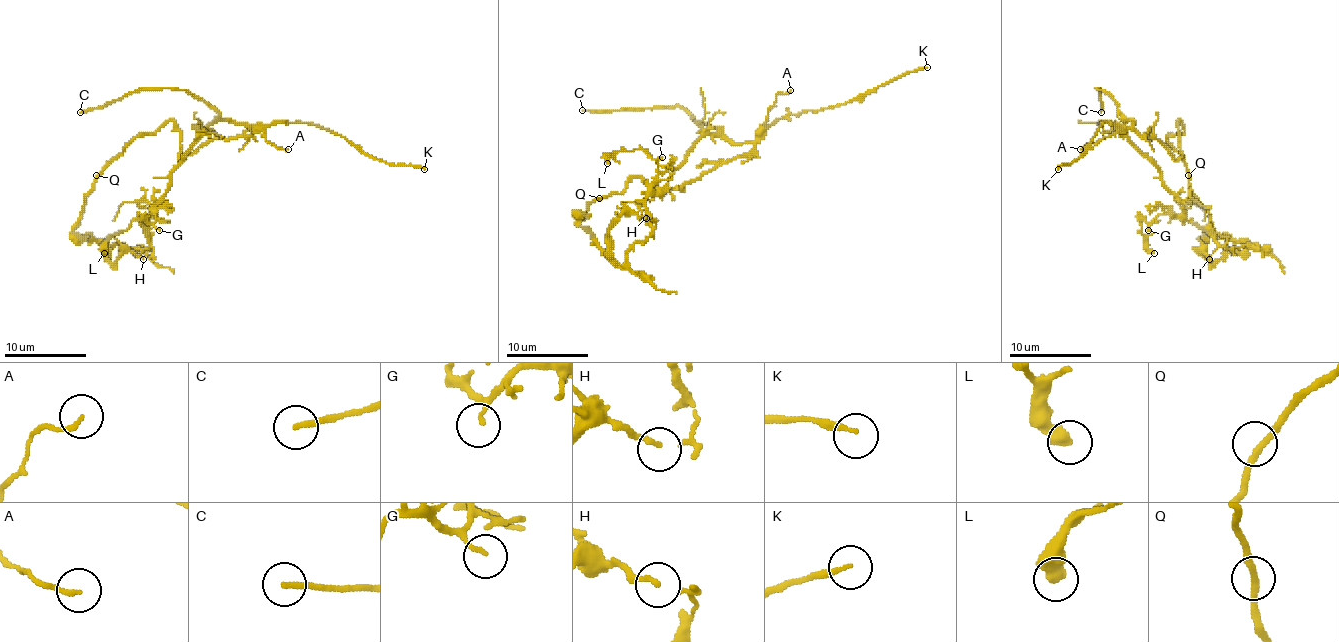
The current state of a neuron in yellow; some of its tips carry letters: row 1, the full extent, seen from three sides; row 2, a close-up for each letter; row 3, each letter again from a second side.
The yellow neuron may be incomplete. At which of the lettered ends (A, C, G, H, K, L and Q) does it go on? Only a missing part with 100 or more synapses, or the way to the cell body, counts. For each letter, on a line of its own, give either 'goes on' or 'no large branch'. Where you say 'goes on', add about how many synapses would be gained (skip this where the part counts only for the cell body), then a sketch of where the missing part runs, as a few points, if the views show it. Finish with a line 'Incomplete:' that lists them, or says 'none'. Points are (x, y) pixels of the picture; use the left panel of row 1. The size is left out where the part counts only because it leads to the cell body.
A: no large branch
C: goes on; course (80, 112), (49, 118), (39, 126), (2, 137)
G: no large branch
H: no large branch
K: no large branch
L: no large branch
Q: no large branch
Incomplete: C

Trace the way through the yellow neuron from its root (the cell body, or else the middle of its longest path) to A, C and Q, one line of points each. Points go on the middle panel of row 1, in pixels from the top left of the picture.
A: (688, 151), (707, 135), (719, 135), (735, 143), (754, 141), (766, 124), (768, 110), (776, 96), (790, 90)
C: (688, 151), (705, 135), (721, 133), (678, 106), (582, 110)
Q: (688, 151), (672, 177), (646, 200), (646, 218), (652, 232), (633, 245), (625, 267), (576, 222), (599, 198)

